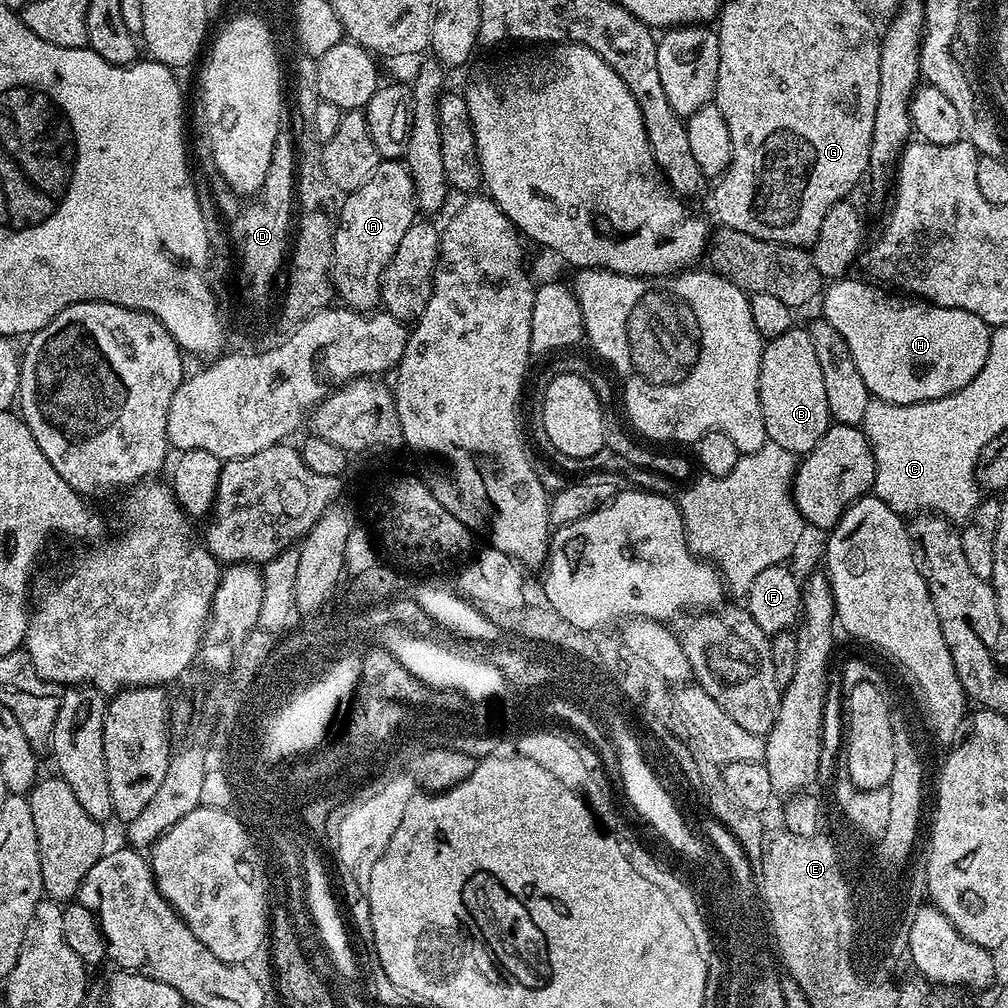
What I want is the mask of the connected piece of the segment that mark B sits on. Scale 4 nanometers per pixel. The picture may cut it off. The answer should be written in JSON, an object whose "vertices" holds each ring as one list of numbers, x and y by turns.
{"vertices":[[793,326,786,334,767,341,760,363,760,405,769,441,797,454,807,454,826,434,830,423,826,406,826,386,822,382,822,366,814,354,814,342,803,327]]}

